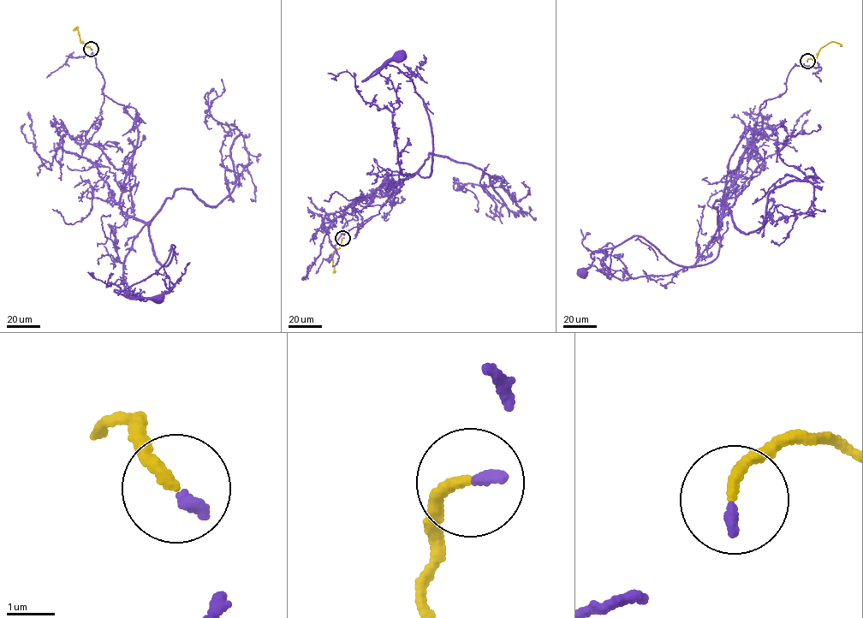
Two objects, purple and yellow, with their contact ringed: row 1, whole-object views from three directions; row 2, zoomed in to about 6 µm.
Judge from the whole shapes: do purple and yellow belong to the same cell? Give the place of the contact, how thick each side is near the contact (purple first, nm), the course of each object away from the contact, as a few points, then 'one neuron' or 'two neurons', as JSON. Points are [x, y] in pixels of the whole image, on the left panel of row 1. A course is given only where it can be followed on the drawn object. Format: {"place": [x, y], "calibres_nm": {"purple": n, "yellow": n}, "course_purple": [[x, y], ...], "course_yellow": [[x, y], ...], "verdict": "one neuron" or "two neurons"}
{"place": [91, 49], "calibres_nm": {"purple": 220, "yellow": 240}, "course_purple": [[91, 49], [104, 94], [138, 119], [120, 208], [147, 226], [163, 266], [175, 246], [114, 290], [158, 299]], "course_yellow": [[91, 49], [80, 40], [78, 27], [73, 30]], "verdict": "one neuron"}

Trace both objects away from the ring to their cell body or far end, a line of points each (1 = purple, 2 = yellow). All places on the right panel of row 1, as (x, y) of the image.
1: (807, 61), (730, 157), (715, 258), (679, 265), (633, 236), (592, 252), (581, 273)
2: (807, 61), (815, 58), (822, 47), (832, 41), (841, 45)

